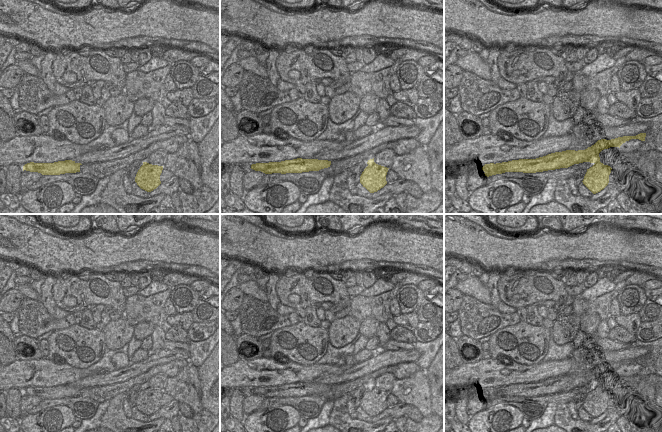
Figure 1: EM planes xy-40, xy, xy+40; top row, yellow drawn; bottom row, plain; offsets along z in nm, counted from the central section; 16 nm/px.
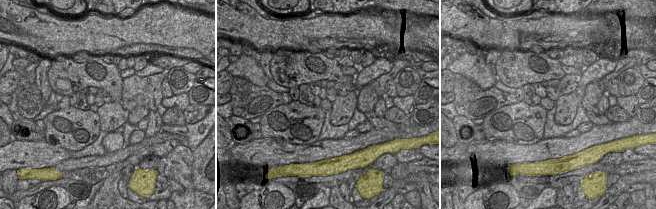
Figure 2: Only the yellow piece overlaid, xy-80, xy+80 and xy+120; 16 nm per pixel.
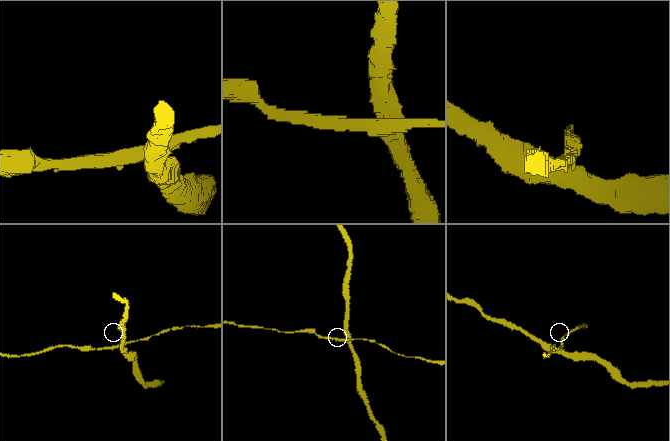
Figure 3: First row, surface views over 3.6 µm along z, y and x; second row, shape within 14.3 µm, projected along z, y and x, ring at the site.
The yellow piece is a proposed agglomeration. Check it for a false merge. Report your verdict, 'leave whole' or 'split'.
split

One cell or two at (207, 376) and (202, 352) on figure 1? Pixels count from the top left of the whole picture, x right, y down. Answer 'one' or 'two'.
two

